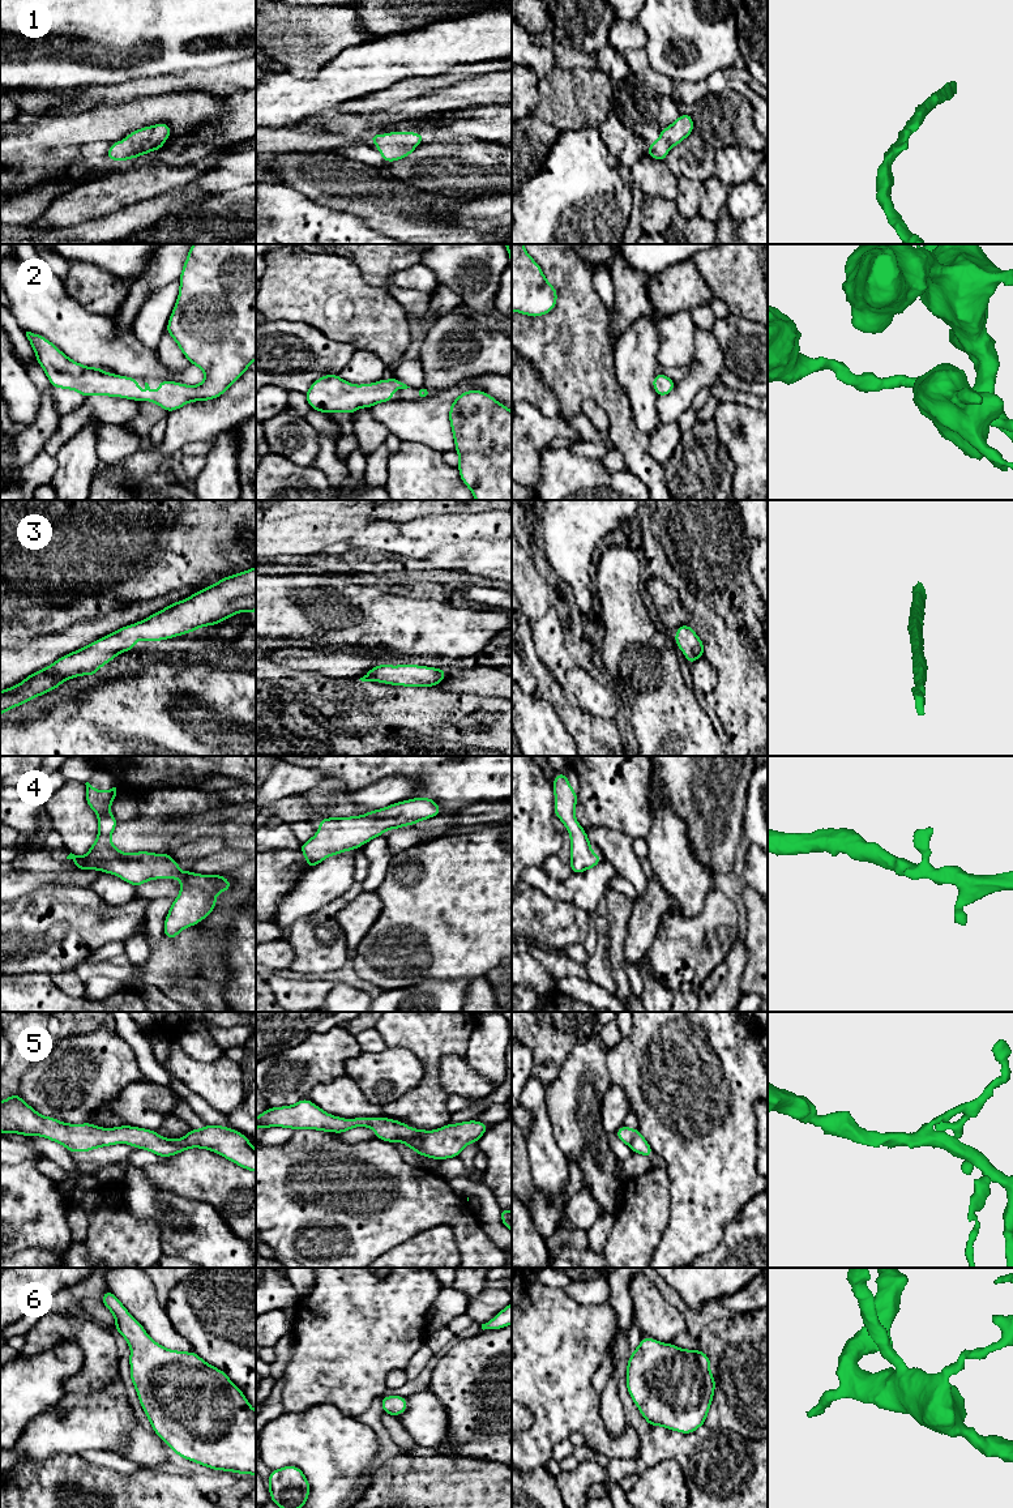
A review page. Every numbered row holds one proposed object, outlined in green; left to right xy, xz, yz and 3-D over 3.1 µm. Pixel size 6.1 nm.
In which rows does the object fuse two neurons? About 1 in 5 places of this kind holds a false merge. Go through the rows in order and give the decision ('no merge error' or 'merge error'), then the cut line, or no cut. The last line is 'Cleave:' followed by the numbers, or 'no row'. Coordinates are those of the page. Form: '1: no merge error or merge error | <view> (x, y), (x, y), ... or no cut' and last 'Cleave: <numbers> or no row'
1: no merge error | no cut
2: no merge error | no cut
3: no merge error | no cut
4: no merge error | no cut
5: no merge error | no cut
6: no merge error | no cut
Cleave: no row

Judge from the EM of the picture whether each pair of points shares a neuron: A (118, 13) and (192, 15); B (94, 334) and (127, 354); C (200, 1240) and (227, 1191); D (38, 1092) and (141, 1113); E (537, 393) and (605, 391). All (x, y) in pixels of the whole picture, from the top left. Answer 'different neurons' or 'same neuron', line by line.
A: same neuron
B: same neuron
C: different neurons
D: different neurons
E: different neurons

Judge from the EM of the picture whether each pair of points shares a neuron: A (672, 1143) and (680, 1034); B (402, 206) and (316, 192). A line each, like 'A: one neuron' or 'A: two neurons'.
A: one neuron
B: one neuron

